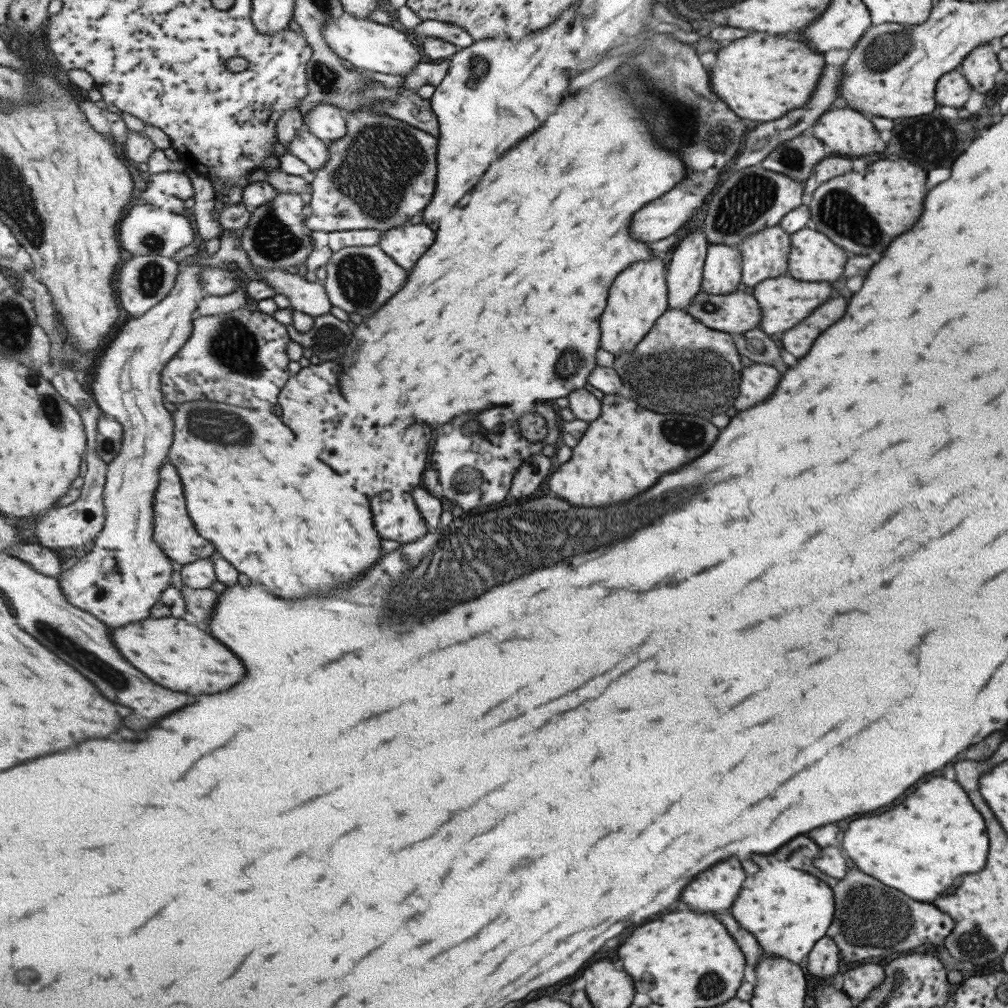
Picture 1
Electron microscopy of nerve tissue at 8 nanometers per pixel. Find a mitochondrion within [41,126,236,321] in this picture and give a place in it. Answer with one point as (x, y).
(150, 281)

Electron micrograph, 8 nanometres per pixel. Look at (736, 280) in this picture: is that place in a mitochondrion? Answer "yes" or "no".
no

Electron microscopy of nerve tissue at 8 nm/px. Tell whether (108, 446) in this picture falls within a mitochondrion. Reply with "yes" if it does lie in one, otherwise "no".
yes

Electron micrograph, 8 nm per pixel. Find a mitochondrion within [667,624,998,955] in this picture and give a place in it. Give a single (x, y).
(870, 916)

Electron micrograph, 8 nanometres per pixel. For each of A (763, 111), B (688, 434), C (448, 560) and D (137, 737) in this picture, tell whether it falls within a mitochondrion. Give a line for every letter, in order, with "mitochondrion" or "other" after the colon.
A: other
B: mitochondrion
C: mitochondrion
D: other

